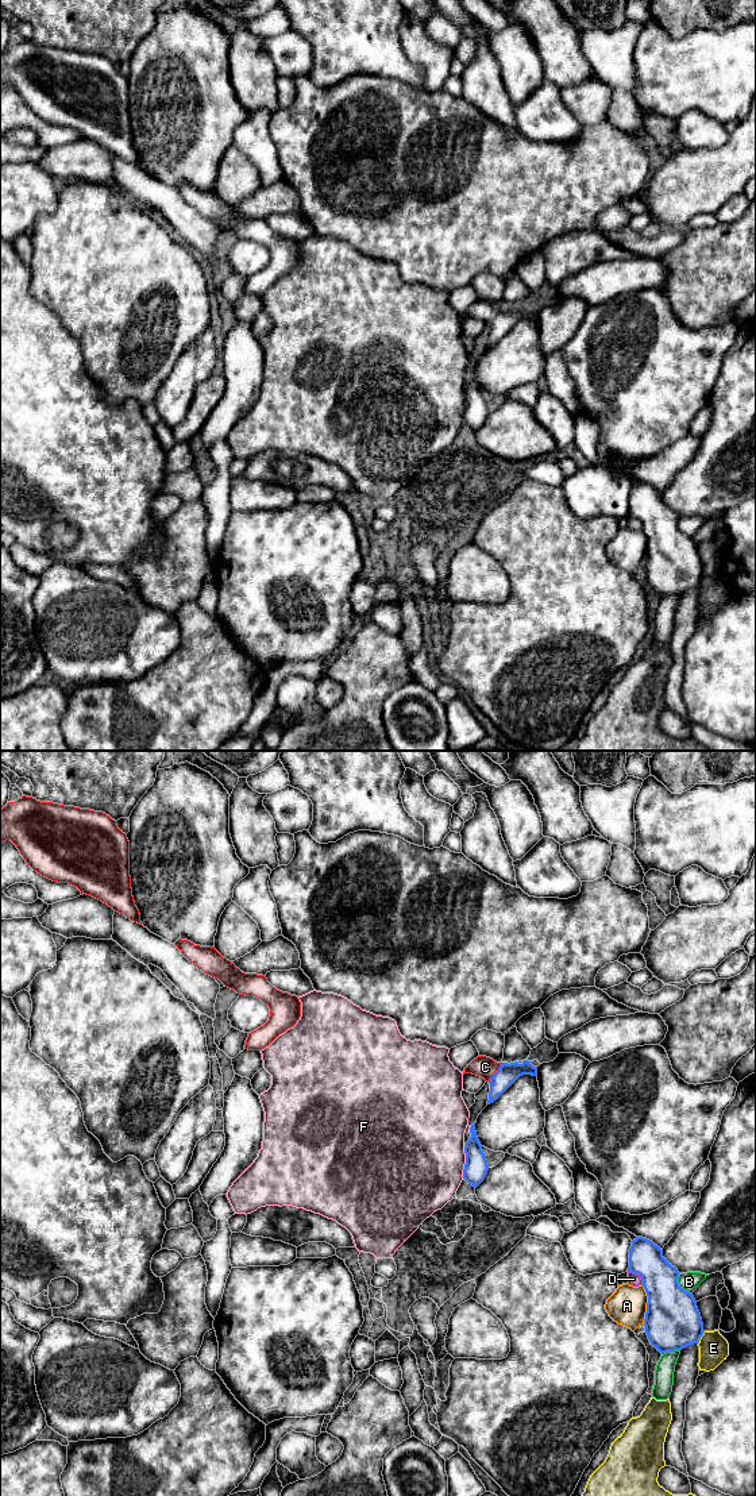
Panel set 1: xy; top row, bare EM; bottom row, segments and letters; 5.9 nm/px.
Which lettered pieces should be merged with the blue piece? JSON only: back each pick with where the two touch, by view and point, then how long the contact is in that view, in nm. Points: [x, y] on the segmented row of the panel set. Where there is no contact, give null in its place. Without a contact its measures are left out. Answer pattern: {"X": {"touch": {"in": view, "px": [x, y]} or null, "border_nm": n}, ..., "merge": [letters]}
{"C": {"touch": {"in": "xy", "px": [496, 1072]}, "border_nm": 150}, "merge": ["C"]}

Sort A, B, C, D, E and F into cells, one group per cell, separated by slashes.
A / B / C / D / E / F

